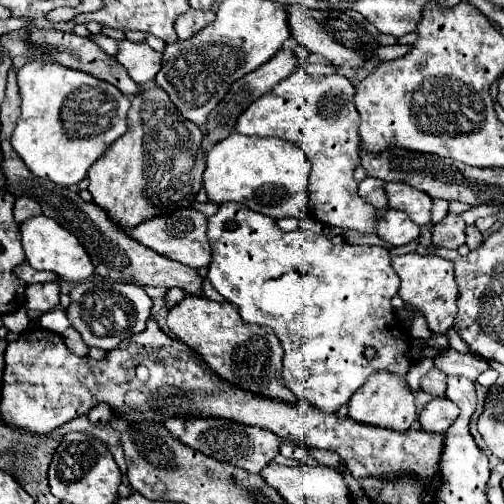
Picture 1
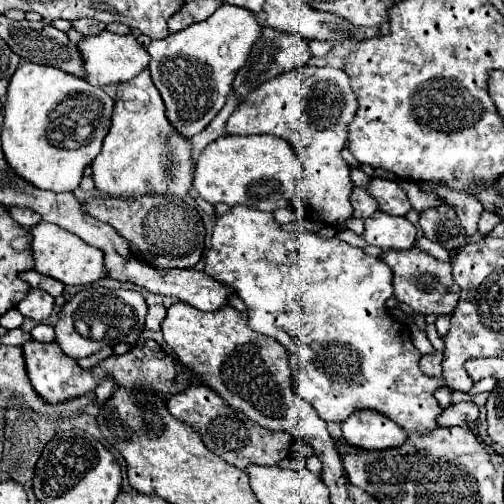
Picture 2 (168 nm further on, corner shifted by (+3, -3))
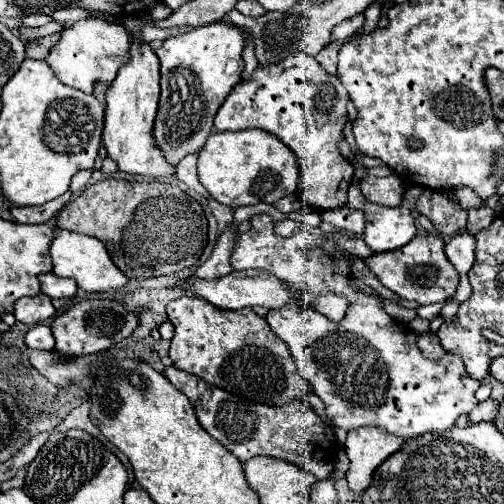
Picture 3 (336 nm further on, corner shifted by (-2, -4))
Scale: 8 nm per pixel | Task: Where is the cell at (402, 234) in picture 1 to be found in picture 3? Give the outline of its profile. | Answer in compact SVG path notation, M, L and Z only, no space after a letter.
M354 179L353 182L351 182L351 186L349 186L347 192L347 206L365 210L365 214L367 214L367 224L365 224L363 240L367 242L367 246L369 246L373 252L389 252L389 250L397 250L397 248L409 244L409 242L417 236L417 226L415 226L415 220L411 218L411 210L416 207L417 199L422 191L423 188L421 186L409 187L405 191L400 206L395 208L385 208L385 206L369 204L369 201L367 201L361 193L359 180Z

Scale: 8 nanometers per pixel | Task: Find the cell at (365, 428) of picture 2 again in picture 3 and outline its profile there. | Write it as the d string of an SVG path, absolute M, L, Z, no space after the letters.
M365 426L347 432L345 440L345 452L349 456L349 472L347 472L347 482L349 488L355 494L365 492L365 488L371 484L371 476L375 468L389 458L393 452L397 452L403 446L403 438L389 434L381 428Z

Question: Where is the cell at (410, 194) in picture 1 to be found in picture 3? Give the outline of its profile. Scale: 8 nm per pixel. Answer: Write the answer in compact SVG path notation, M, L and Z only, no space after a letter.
M395 174L387 176L387 178L361 180L363 196L373 204L381 204L381 206L389 206L389 208L395 208L401 204L403 190L405 190L403 182Z

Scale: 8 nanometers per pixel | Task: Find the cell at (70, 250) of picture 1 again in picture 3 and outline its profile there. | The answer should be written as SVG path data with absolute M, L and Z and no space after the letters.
M55 228L55 236L49 246L49 256L53 260L53 272L61 278L75 280L79 290L87 292L87 294L119 290L129 282L129 278L113 264L105 244L93 236L69 232L65 228Z

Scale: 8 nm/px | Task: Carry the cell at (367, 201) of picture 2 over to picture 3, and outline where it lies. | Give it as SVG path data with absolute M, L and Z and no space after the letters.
M349 206L325 210L325 212L321 212L321 220L329 222L345 232L353 232L353 234L361 234L365 228L365 212L349 208Z

